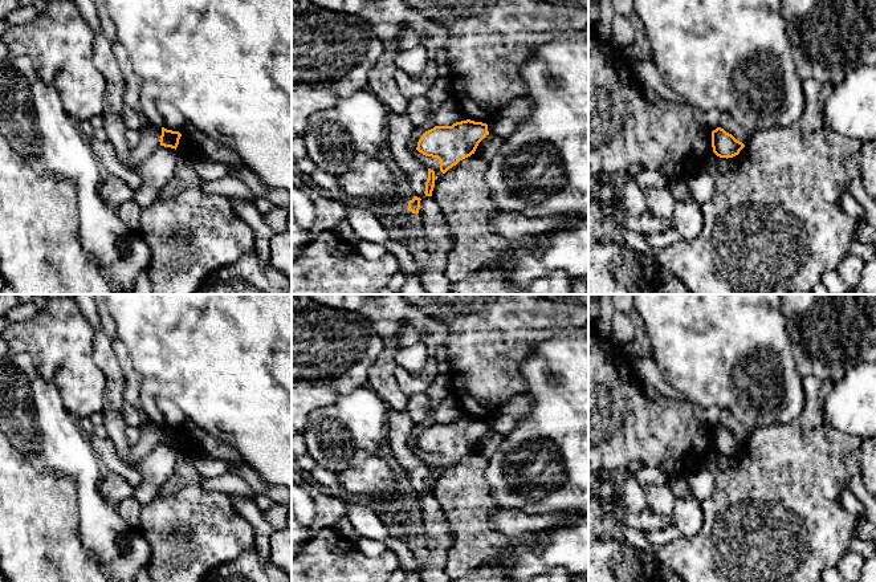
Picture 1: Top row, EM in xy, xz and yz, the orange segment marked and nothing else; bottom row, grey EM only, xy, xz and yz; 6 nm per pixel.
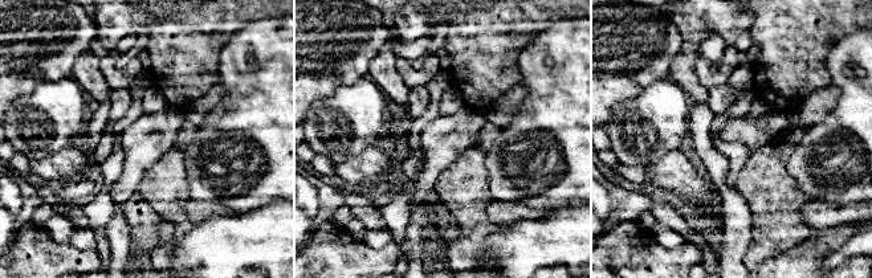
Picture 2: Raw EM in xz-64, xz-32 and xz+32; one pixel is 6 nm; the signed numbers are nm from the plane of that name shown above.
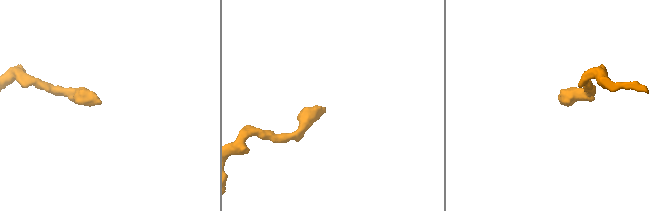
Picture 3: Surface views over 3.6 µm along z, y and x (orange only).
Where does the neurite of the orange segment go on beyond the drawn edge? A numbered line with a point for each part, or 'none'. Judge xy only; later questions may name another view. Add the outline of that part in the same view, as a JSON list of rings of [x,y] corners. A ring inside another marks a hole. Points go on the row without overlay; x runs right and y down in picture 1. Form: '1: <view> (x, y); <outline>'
none

